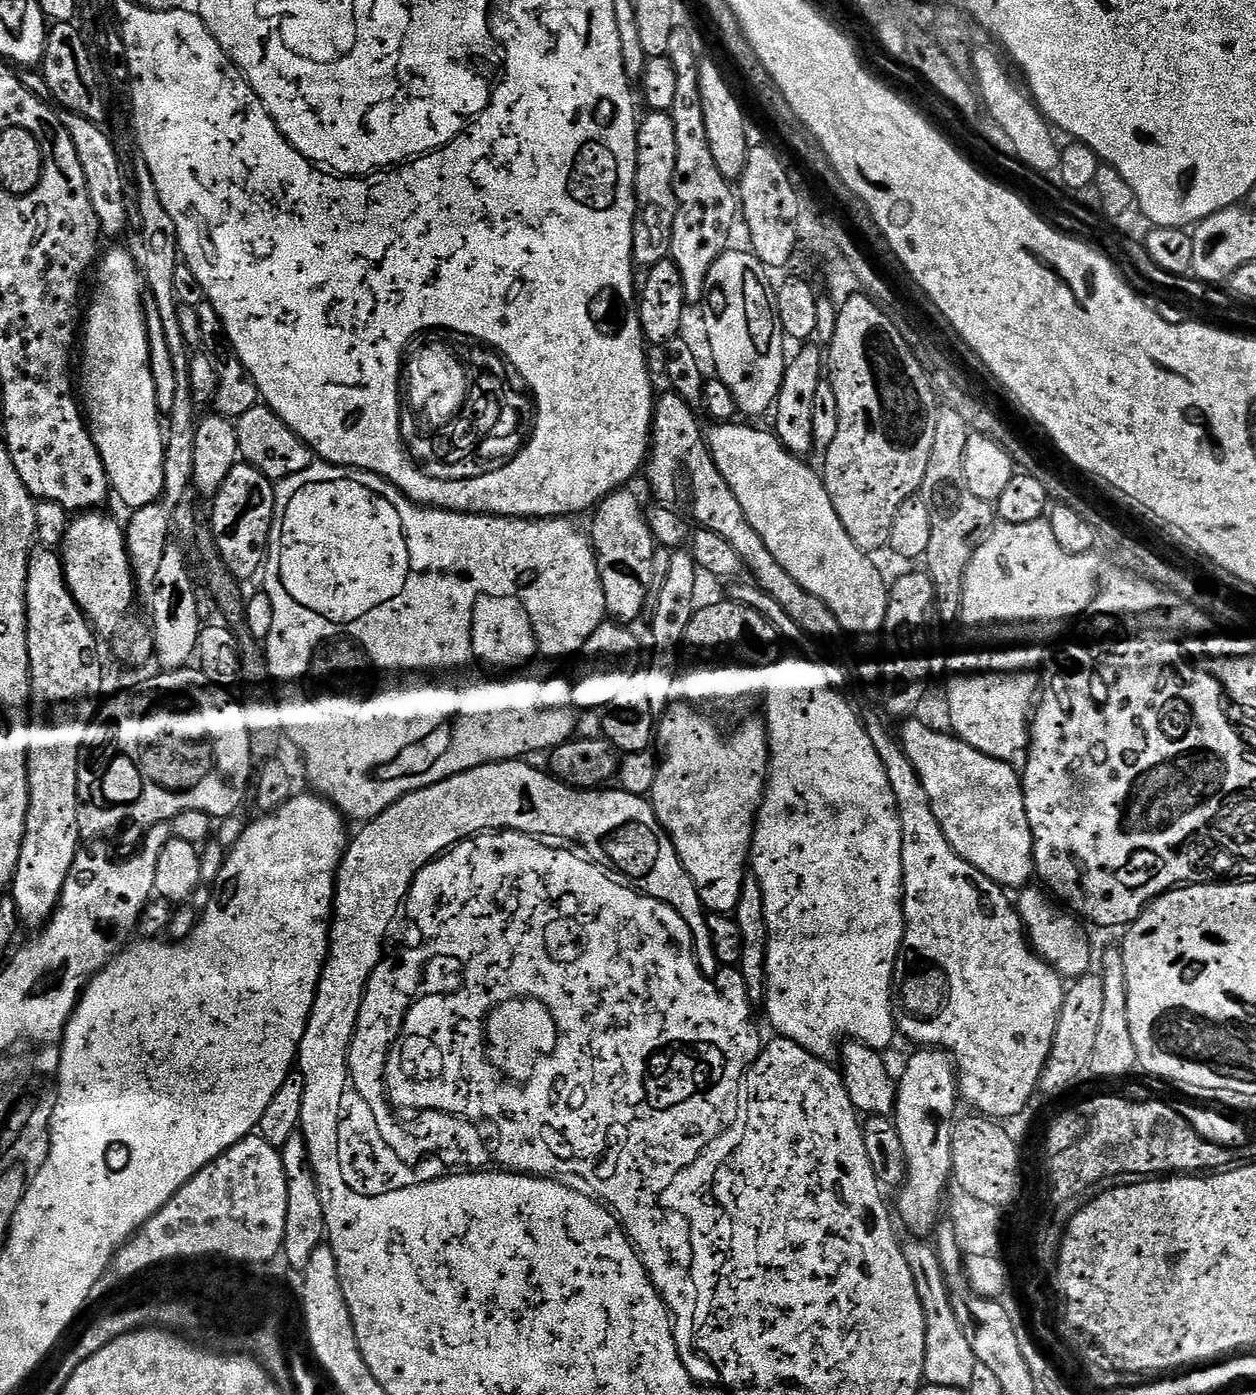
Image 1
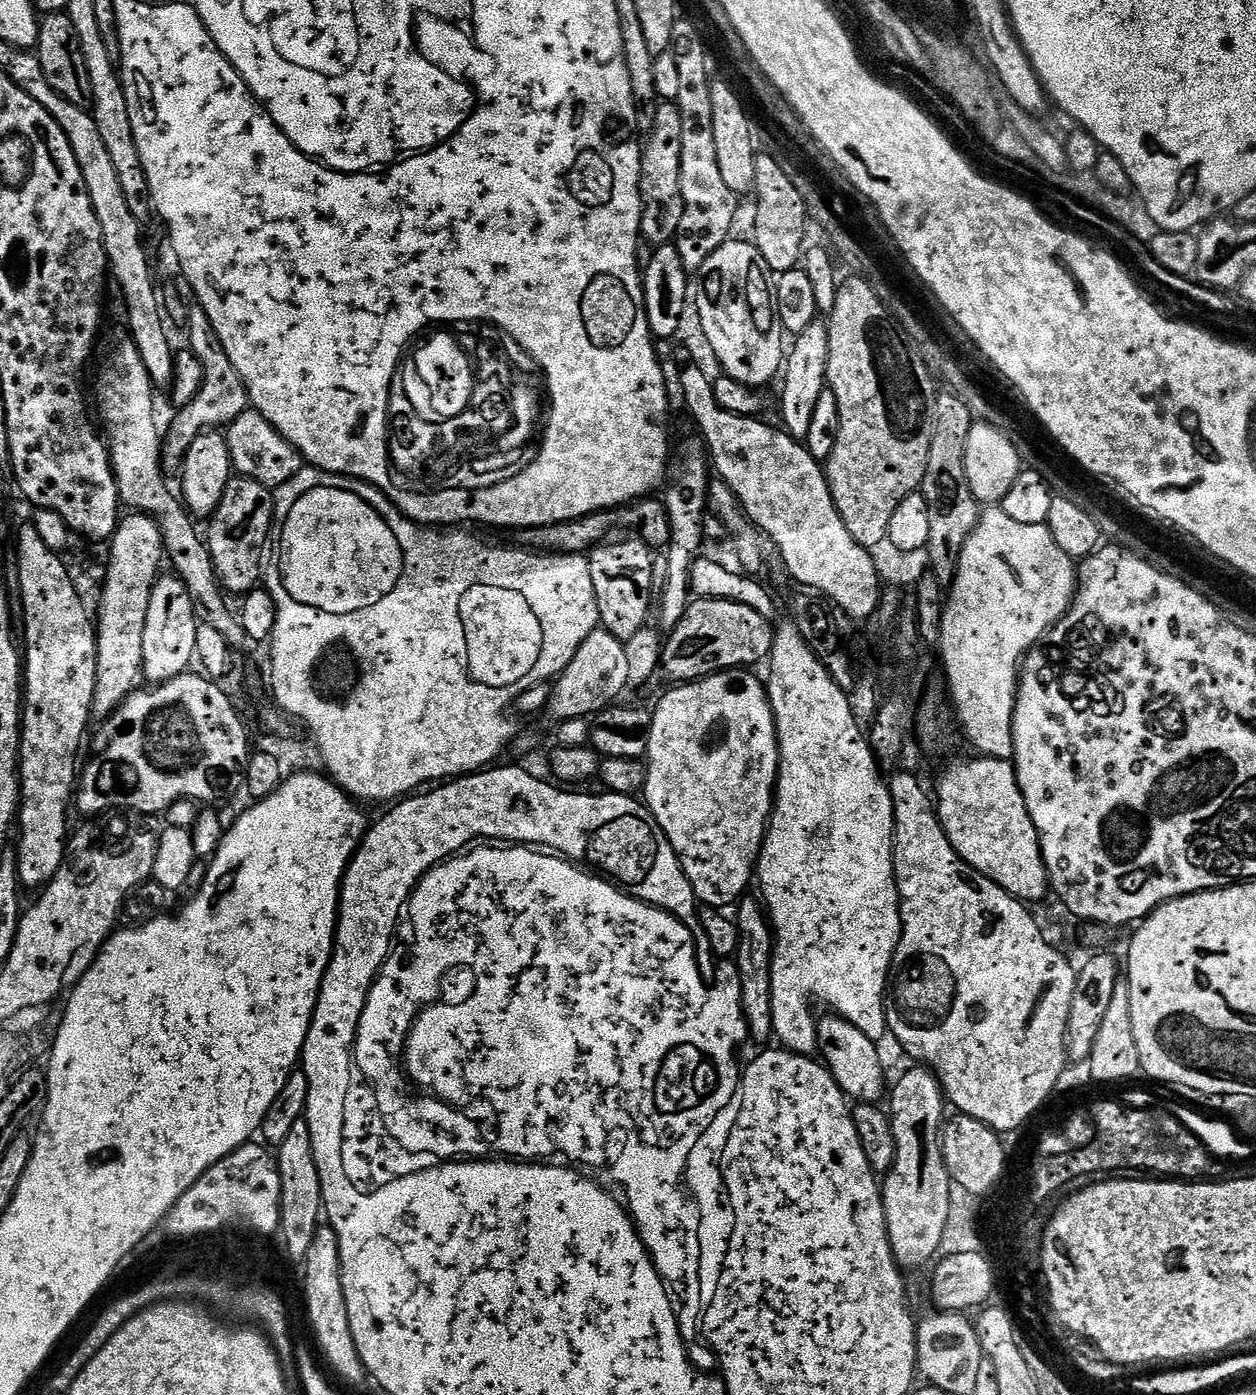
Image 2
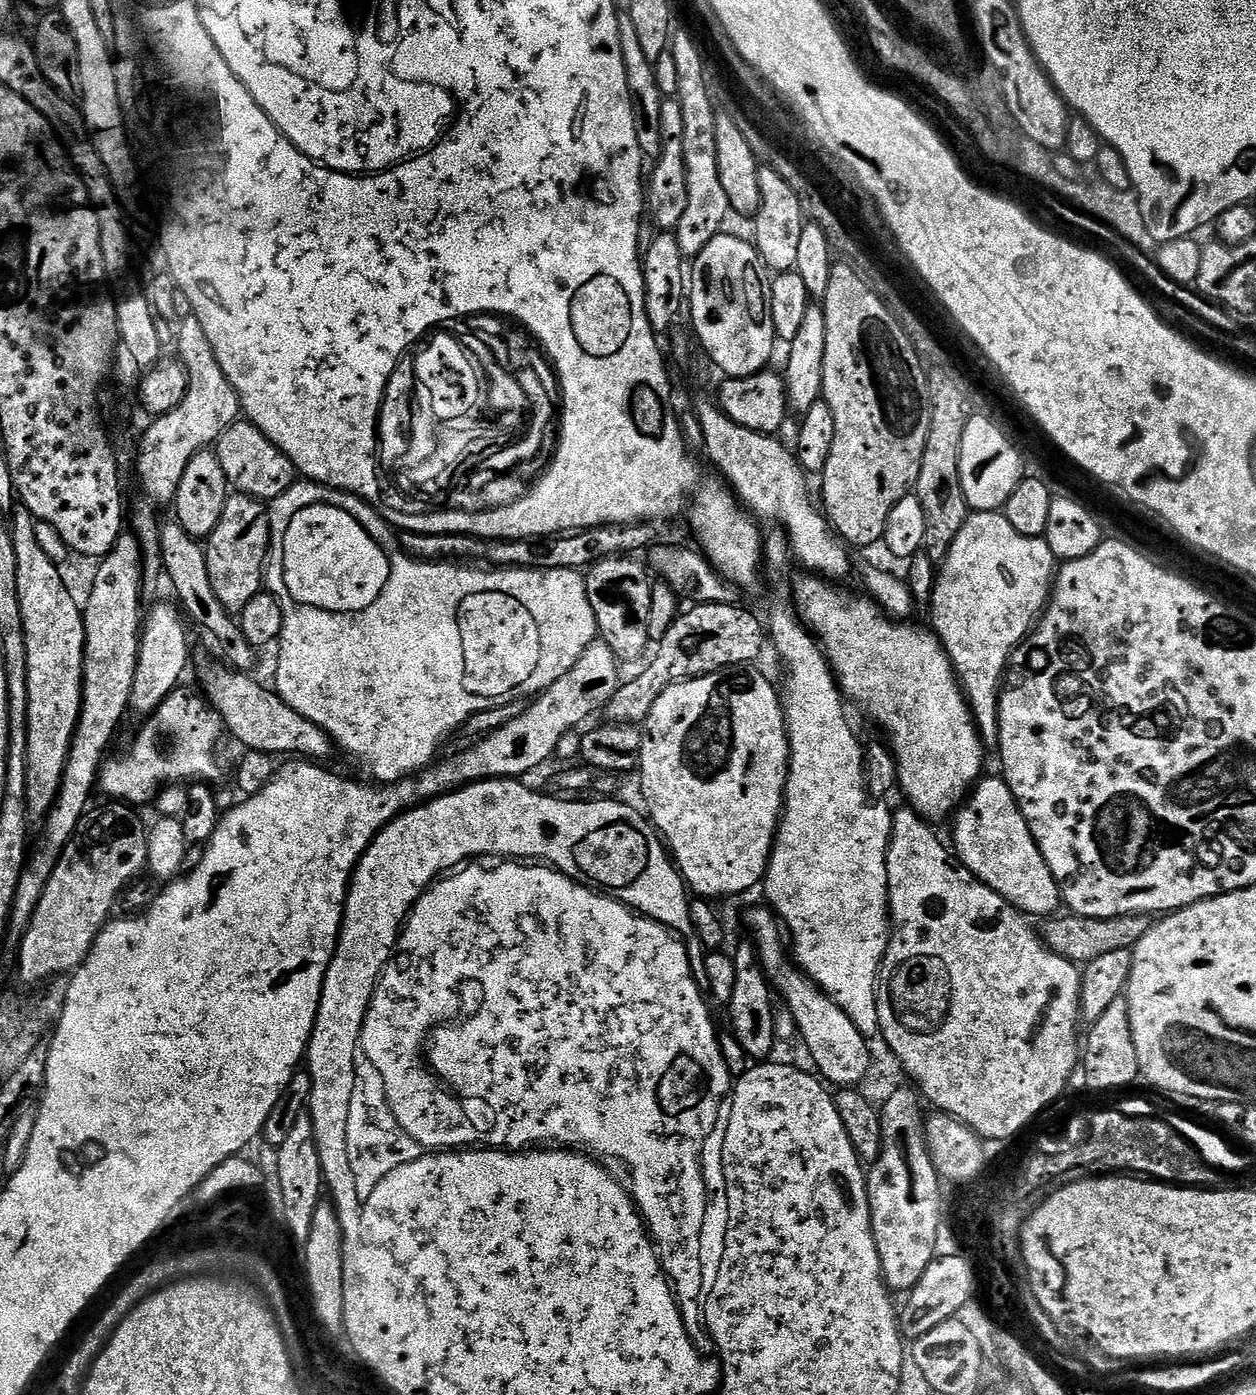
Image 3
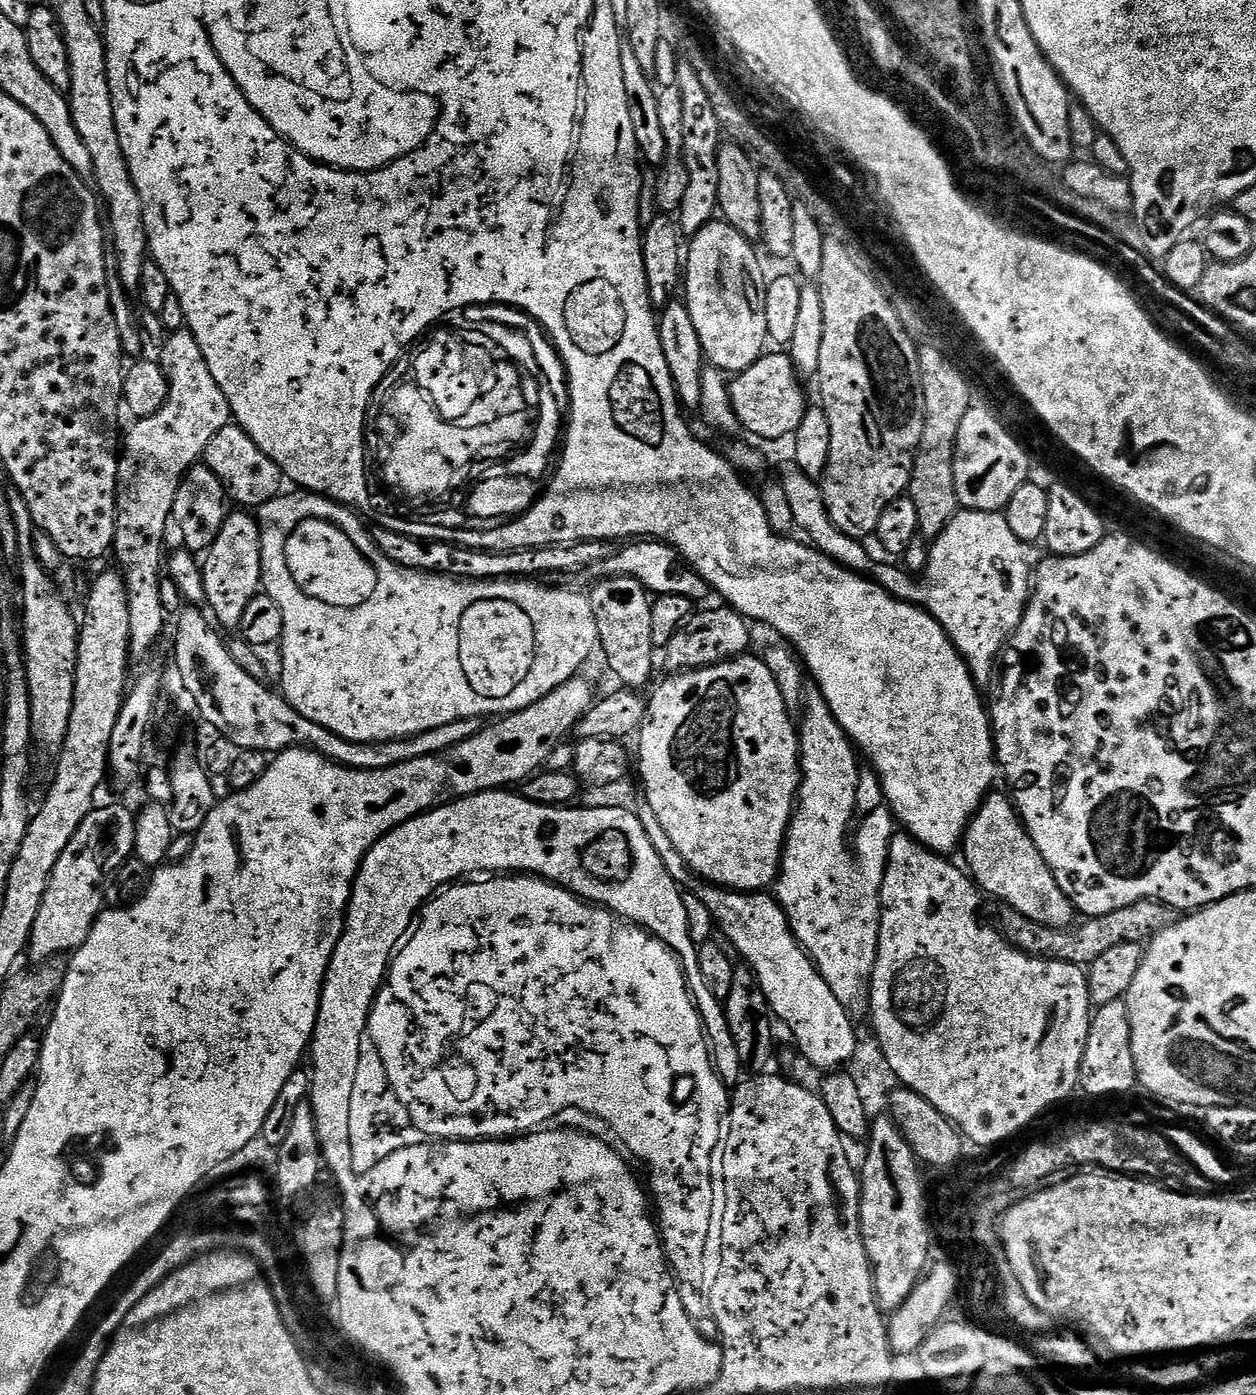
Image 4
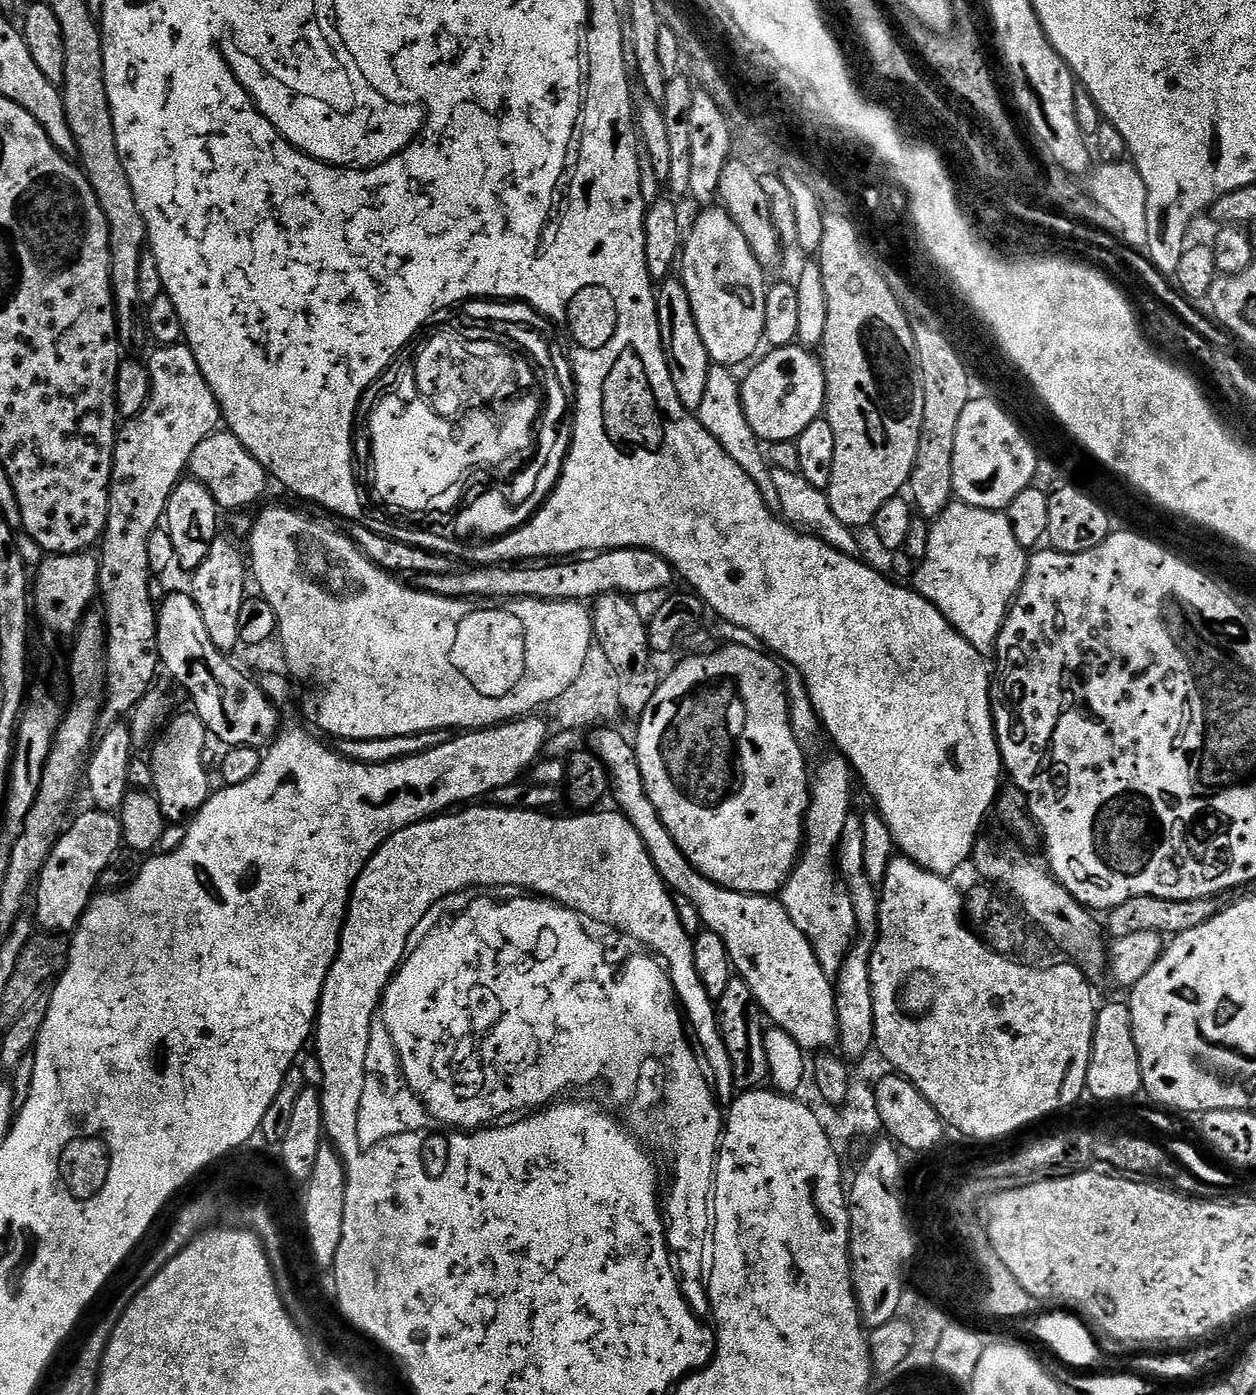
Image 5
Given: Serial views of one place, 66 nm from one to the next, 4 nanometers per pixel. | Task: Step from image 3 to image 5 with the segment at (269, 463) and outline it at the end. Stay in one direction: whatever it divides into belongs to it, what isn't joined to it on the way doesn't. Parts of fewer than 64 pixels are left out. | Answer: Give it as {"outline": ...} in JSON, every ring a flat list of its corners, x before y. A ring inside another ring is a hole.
{"outline":[[217,430,212,435,207,436,202,442,198,442,198,446,194,446,194,454,188,463,188,472,195,479,204,484,206,490,210,492,216,503,221,509,238,508,234,510,248,510,251,504,256,504,264,496,264,491,270,485,270,477,268,471,260,462,244,446,242,442,238,442,238,438,233,432,227,430]]}

